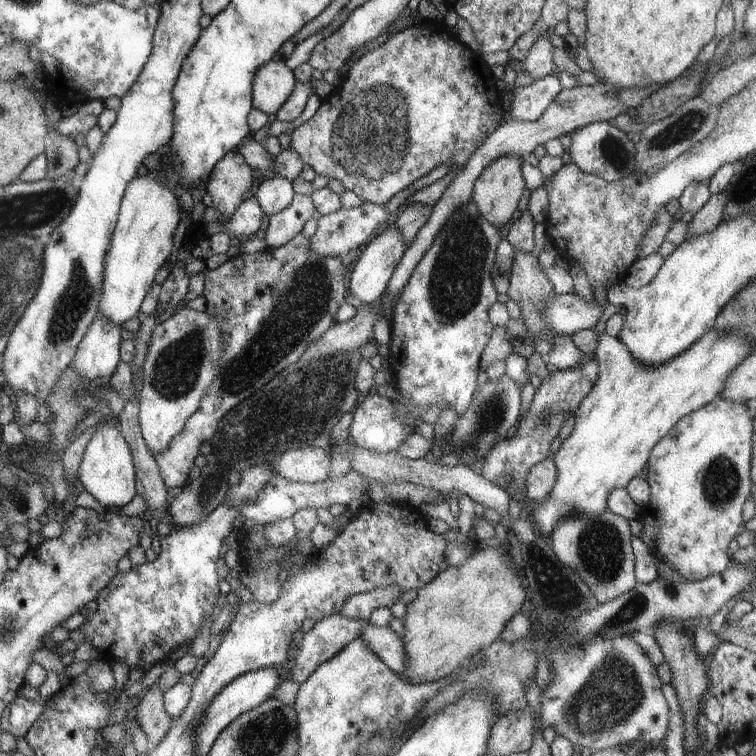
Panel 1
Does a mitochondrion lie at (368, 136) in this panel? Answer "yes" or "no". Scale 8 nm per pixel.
yes

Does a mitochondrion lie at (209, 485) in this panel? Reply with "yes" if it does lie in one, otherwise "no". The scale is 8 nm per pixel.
yes

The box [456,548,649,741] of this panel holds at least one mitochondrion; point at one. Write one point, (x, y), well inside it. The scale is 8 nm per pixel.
(614, 691)

